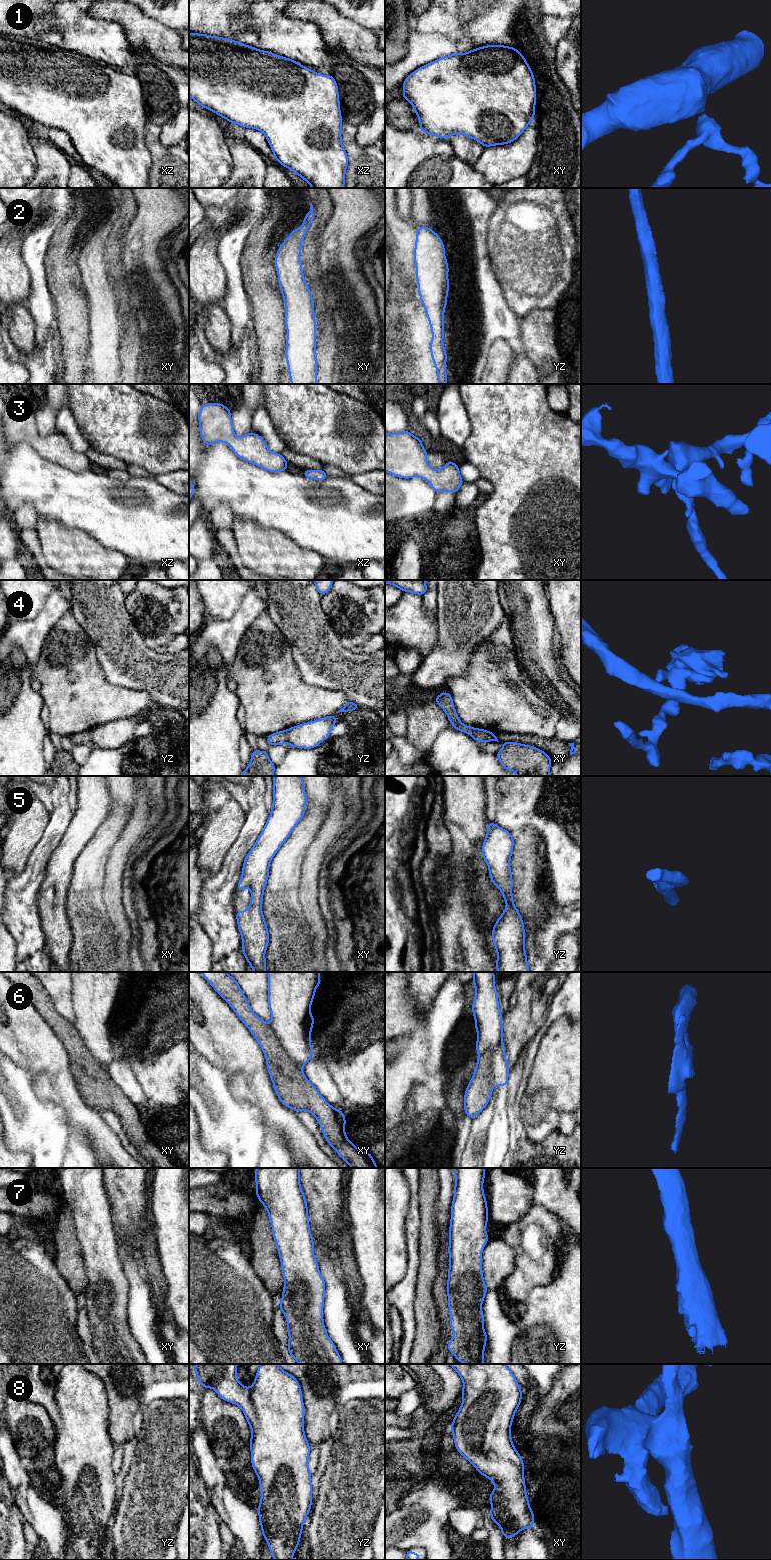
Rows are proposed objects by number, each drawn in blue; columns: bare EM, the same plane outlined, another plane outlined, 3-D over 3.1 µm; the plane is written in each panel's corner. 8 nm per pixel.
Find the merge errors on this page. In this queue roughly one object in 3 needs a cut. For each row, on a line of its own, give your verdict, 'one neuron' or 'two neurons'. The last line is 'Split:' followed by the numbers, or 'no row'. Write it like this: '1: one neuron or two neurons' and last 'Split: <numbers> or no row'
1: one neuron
2: one neuron
3: one neuron
4: one neuron
5: one neuron
6: two neurons
7: one neuron
8: one neuron
Split: 6

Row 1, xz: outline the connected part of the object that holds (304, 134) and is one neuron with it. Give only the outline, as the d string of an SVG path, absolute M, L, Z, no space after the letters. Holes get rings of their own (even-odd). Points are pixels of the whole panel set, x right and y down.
M189 33L189 96L202 107L220 115L231 123L236 123L243 128L249 127L261 131L267 138L274 158L281 165L303 178L312 188L344 188L348 158L347 152L342 146L341 128L343 120L339 108L338 85L332 75L321 75L302 66L295 60L276 55L269 51L259 50L232 39Z

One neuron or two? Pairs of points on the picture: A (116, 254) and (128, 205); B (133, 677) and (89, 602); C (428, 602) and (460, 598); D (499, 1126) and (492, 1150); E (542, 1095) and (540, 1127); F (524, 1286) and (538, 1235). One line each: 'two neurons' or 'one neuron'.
A: one neuron
B: one neuron
C: two neurons
D: one neuron
E: one neuron
F: one neuron

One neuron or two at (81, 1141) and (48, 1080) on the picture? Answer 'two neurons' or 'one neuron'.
two neurons

